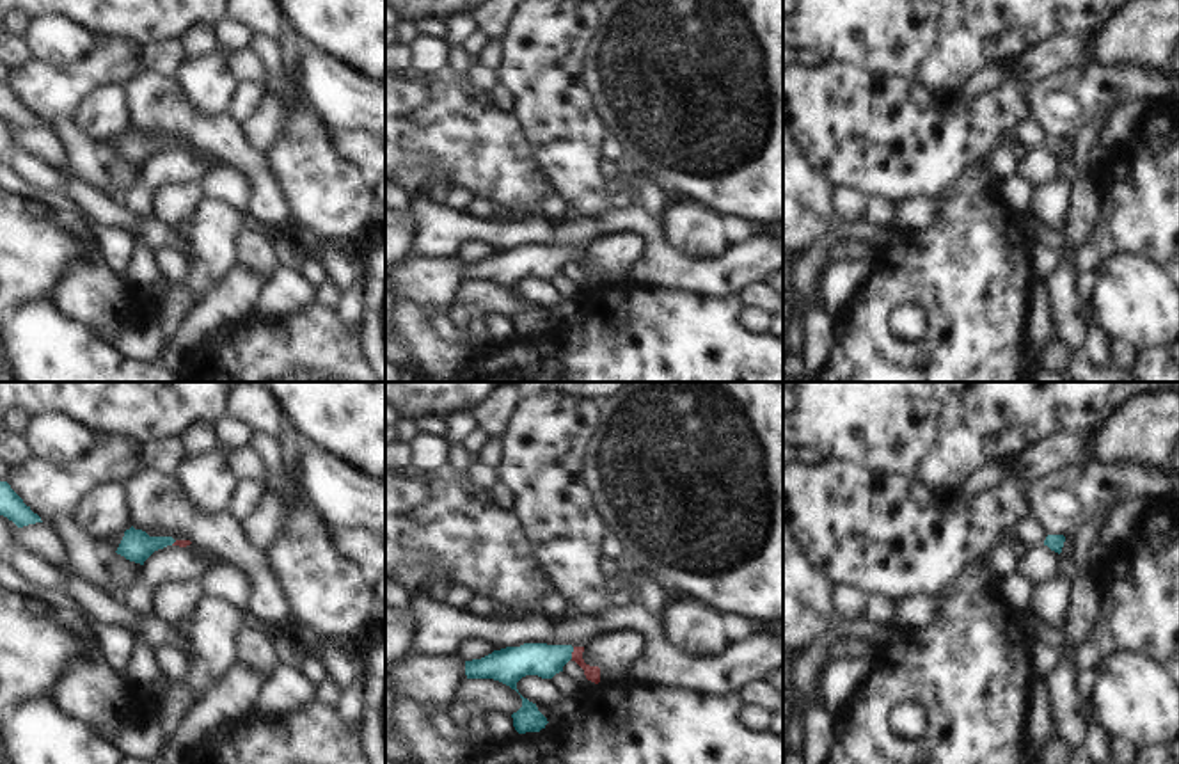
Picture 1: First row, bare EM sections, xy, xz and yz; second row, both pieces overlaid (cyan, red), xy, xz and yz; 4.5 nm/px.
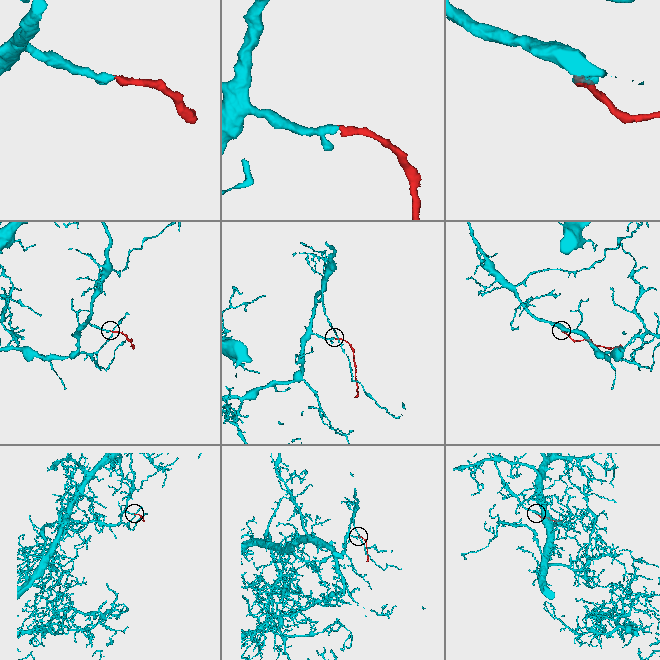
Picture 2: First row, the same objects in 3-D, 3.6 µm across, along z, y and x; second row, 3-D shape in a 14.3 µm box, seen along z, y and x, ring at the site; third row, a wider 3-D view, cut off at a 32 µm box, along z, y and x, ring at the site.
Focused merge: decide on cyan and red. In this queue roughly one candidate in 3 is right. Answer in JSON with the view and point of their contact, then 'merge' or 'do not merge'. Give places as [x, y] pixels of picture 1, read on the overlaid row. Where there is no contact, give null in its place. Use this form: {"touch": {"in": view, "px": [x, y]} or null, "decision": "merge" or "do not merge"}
{"touch": {"in": "xz", "px": [572, 651]}, "decision": "merge"}

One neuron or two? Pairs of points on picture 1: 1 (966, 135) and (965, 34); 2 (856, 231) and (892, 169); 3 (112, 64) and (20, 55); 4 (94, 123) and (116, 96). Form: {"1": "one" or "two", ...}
{"1": "two", "2": "two", "3": "two", "4": "one"}

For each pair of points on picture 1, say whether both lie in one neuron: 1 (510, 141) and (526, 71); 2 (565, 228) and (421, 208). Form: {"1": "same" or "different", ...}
{"1": "different", "2": "same"}

